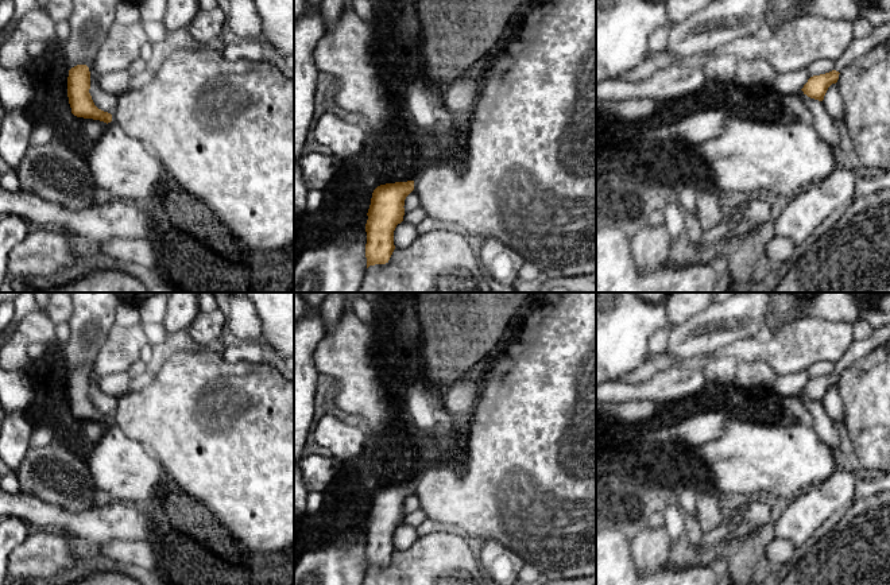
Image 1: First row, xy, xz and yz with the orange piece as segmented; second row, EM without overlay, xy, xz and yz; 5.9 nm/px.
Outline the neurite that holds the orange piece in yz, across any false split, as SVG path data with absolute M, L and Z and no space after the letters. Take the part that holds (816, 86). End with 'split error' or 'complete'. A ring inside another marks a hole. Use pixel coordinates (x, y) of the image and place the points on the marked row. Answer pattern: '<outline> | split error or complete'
M832 70L825 74L813 75L808 80L801 90L808 97L823 101L828 88L837 82L839 74L839 71Z | complete

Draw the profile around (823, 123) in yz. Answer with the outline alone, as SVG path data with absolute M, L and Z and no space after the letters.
M800 90L796 96L801 98L802 104L812 113L813 127L820 137L831 147L835 156L835 163L839 168L843 150L840 144L839 129L835 125L832 117L825 111L821 101L808 97L802 90Z

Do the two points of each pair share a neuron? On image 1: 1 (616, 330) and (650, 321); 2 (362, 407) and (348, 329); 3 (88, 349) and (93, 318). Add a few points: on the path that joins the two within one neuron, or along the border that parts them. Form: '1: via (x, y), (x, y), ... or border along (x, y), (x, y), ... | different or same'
1: via (625, 322), (642, 321) | same
2: via (362, 388), (362, 372), (349, 356), (349, 348) | same
3: via (88, 341), (89, 326) | same

